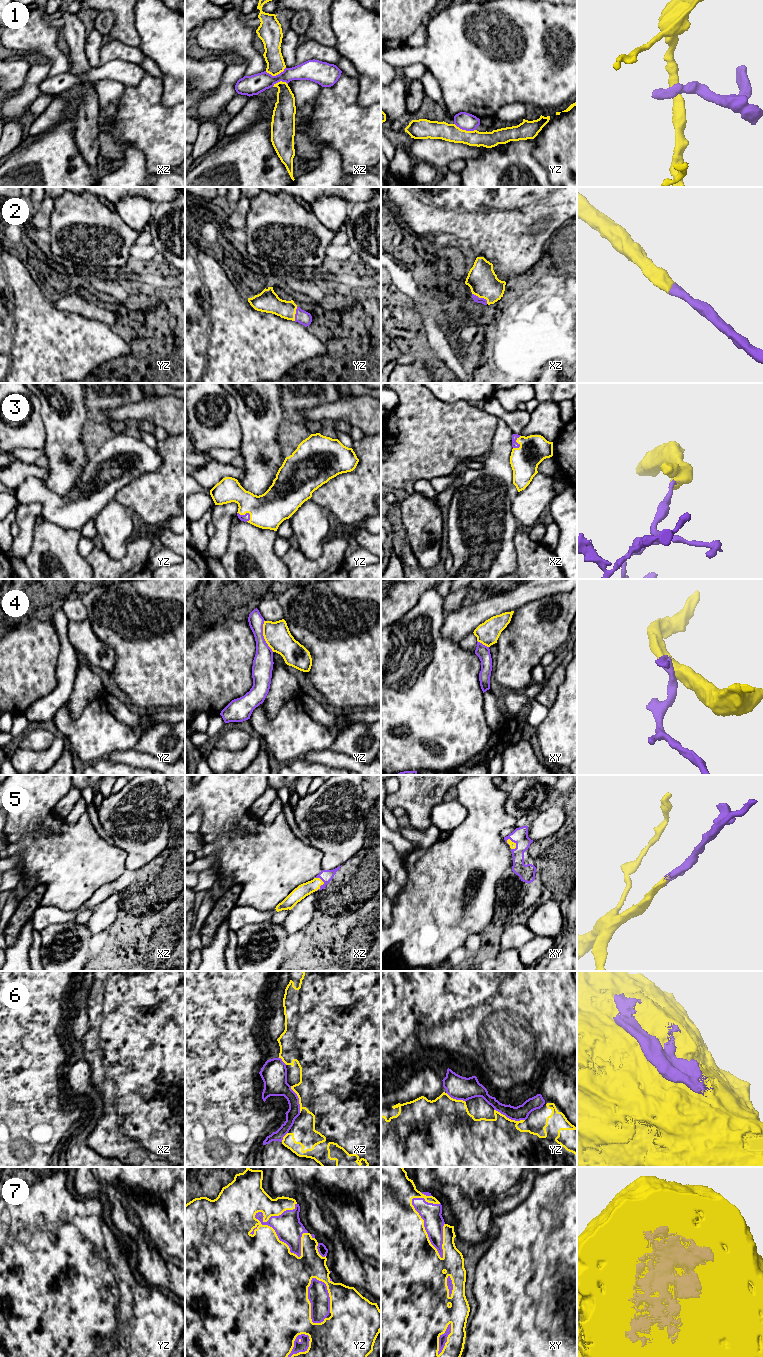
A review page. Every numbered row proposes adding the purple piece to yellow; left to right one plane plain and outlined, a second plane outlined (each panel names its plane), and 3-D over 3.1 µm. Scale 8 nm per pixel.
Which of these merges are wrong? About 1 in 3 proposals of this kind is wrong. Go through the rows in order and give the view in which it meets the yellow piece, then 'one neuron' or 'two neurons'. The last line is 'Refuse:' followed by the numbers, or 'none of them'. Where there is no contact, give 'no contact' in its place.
1: meets yellow in yz; two neurons
2: meets yellow in xz; one neuron
3: meets yellow in yz; one neuron
4: meets yellow in yz; two neurons
5: meets yellow in xz; one neuron
6: meets yellow in yz; two neurons
7: meets yellow in yz; one neuron
Refuse: 1, 4, 6

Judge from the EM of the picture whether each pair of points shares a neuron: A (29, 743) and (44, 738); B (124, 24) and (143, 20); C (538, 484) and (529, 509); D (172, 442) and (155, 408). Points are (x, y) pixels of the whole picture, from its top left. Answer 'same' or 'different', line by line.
A: same
B: different
C: same
D: different

